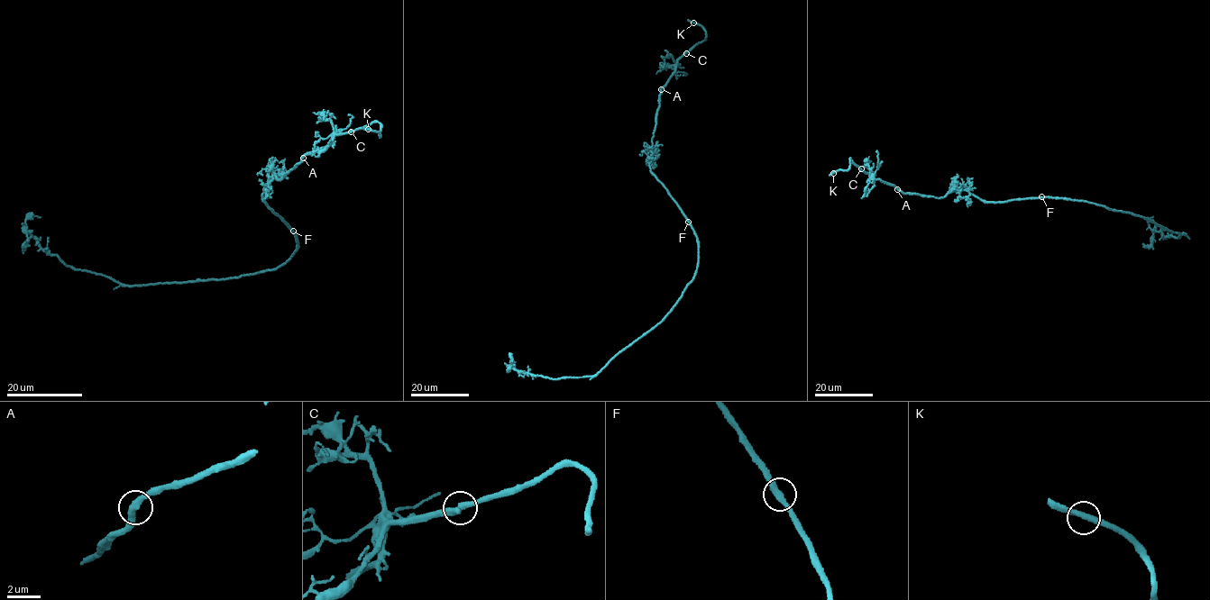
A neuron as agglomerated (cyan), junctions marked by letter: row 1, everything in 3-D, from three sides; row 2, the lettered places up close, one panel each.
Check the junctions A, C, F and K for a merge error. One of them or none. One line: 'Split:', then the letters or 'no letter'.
Split: C

